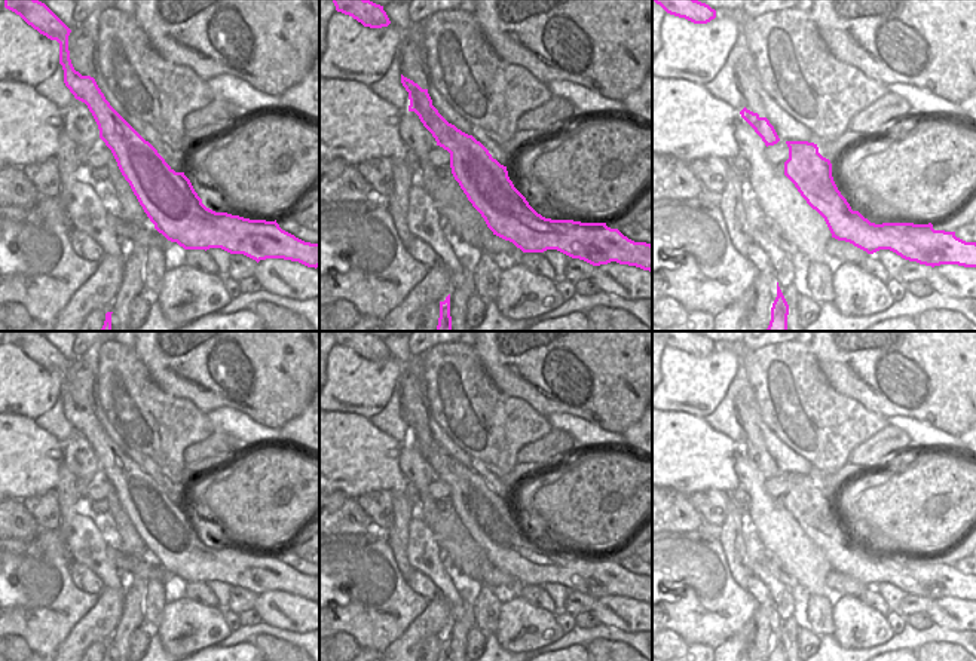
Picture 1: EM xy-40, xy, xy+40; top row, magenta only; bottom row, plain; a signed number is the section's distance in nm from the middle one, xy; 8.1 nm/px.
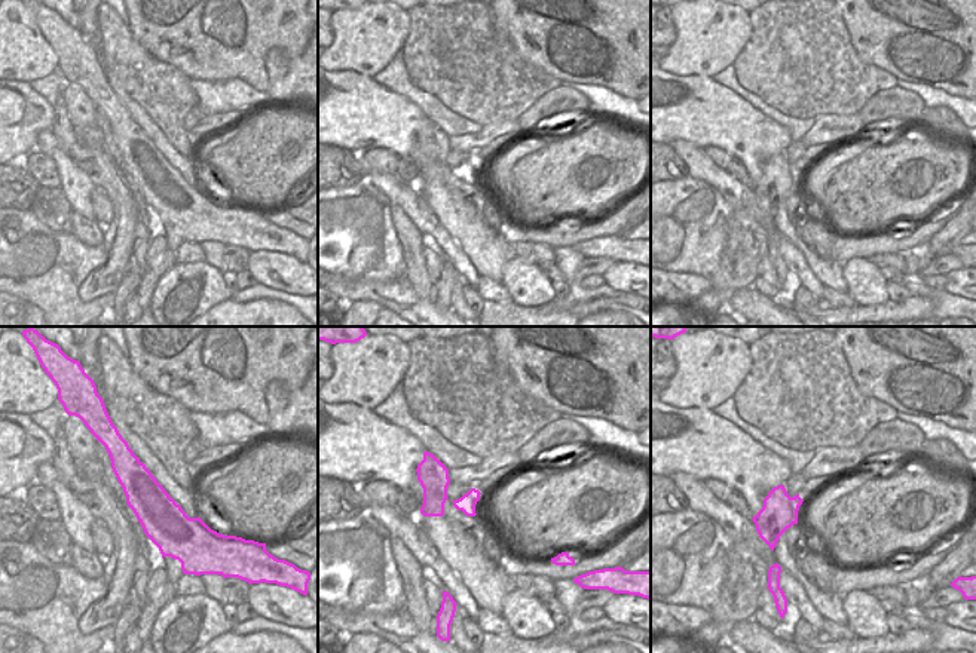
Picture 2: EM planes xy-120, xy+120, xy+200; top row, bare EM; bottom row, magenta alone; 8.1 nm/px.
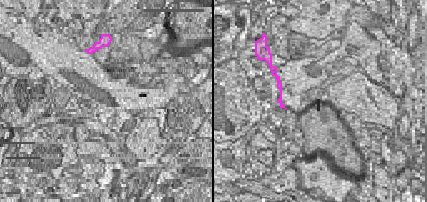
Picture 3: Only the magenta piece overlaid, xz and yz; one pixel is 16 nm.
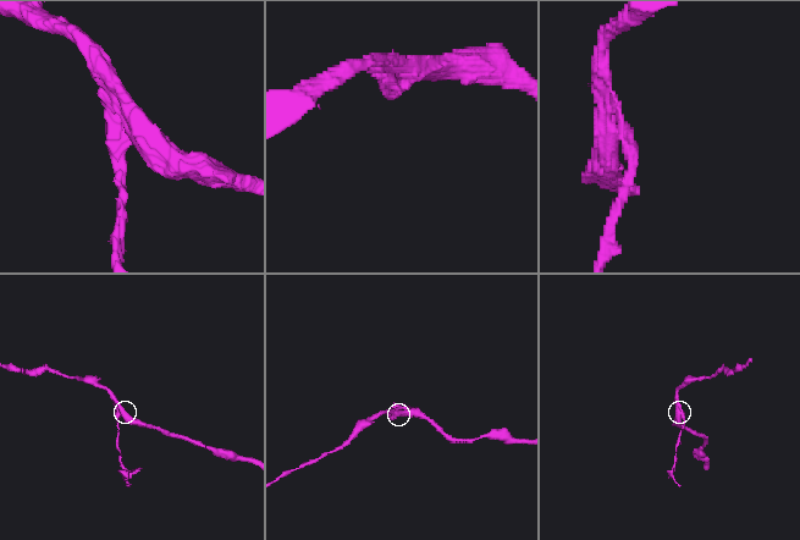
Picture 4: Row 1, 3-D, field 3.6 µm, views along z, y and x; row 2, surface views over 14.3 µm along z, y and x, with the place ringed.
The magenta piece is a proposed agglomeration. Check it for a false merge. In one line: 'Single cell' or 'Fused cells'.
Fused cells.

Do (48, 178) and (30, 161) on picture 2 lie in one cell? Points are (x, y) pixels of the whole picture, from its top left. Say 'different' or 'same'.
same

